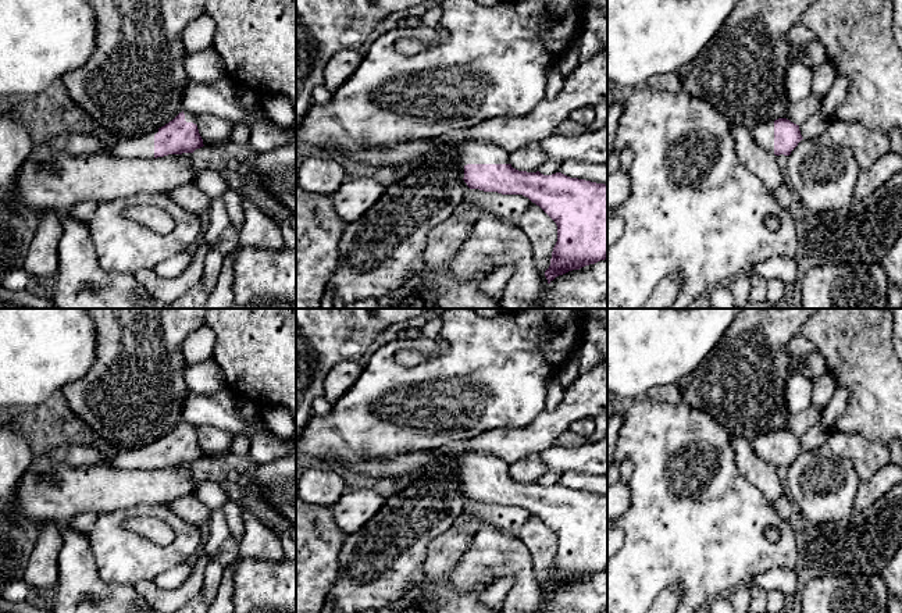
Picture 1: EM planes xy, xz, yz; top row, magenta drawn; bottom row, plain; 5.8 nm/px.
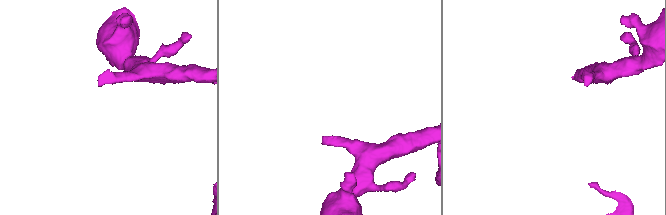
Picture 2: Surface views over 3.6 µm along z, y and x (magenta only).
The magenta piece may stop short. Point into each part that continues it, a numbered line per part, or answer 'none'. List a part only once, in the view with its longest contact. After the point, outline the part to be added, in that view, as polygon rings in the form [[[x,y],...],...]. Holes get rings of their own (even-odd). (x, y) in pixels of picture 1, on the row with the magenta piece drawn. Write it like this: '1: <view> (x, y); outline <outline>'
1: xz (473, 152); outline [[[467,140],[449,145],[449,150],[456,157],[461,178],[467,164],[510,164],[510,153],[493,143]]]

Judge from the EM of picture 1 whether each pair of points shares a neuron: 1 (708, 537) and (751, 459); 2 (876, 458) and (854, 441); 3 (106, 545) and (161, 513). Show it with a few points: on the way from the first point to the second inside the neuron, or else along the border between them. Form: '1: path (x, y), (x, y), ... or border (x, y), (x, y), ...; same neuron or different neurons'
1: border (730, 444), (734, 452), (735, 469), (765, 498); different neurons
2: path (870, 456), (859, 446); same neuron
3: path (111, 528), (125, 515), (145, 512); same neuron

